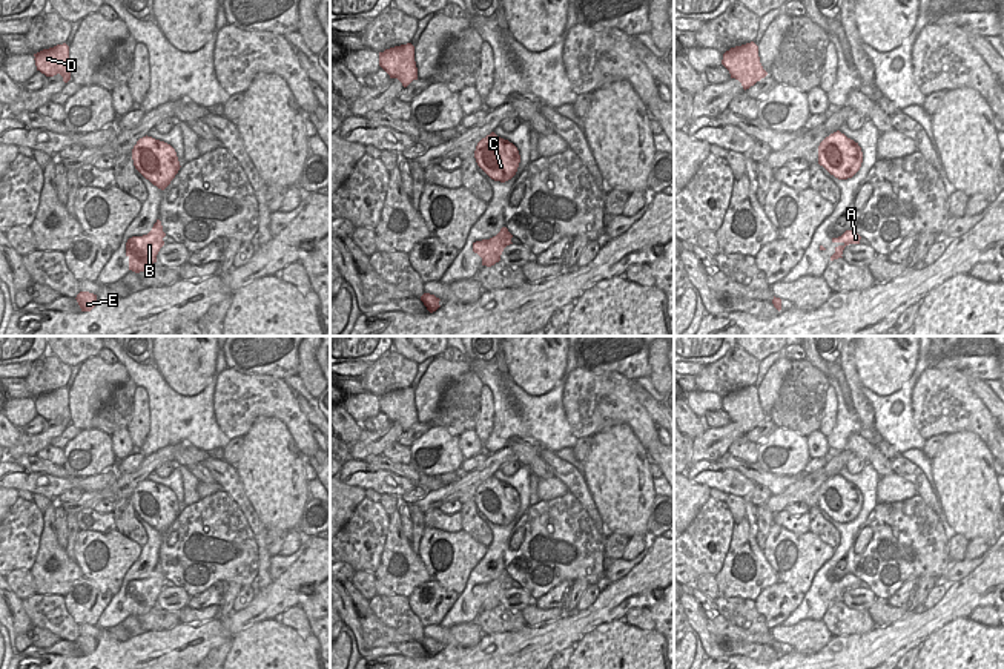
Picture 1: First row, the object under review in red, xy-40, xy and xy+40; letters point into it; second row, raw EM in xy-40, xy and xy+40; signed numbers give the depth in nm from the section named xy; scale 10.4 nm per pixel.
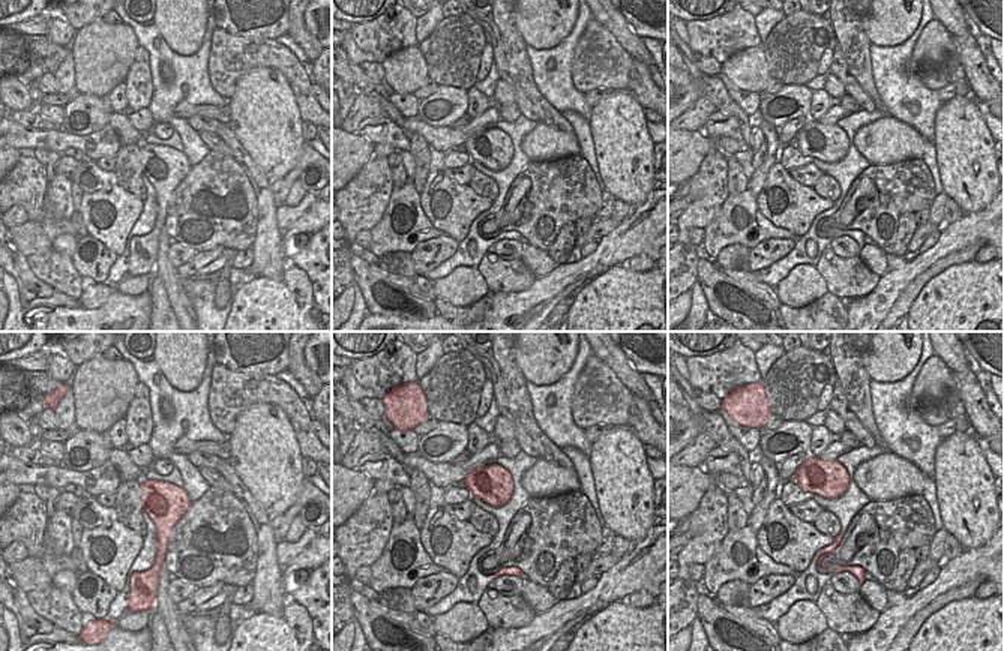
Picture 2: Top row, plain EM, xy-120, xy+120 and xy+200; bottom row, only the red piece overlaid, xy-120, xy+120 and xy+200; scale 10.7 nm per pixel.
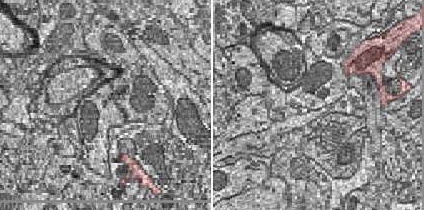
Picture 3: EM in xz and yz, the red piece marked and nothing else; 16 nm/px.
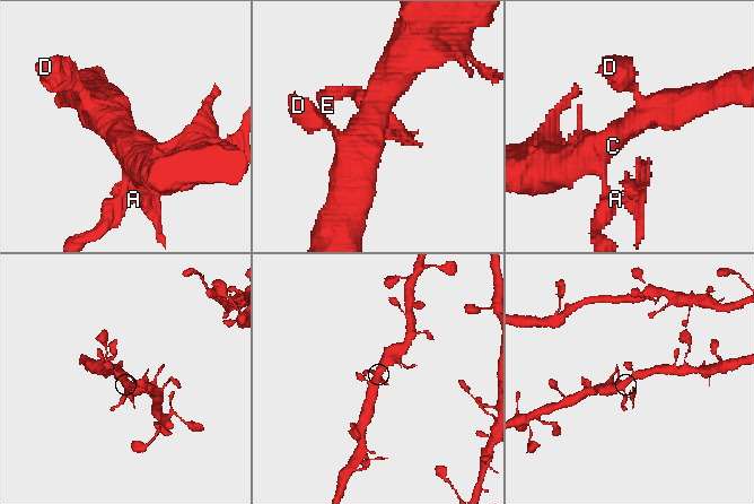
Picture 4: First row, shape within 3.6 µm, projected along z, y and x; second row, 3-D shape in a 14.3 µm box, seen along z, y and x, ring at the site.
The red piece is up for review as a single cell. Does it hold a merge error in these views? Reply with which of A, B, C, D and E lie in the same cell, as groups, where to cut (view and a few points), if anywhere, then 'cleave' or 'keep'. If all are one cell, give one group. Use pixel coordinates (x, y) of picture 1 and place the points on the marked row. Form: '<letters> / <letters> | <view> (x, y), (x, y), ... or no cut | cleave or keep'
A / B C D E | xy (507, 229), (502, 233), (505, 246) | cleave

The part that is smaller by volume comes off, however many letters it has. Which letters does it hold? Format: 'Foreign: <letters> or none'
Foreign: A

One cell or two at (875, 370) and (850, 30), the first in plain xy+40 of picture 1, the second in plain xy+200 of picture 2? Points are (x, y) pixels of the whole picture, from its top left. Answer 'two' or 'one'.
two

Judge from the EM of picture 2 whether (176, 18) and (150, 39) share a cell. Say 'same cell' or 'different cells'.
different cells

